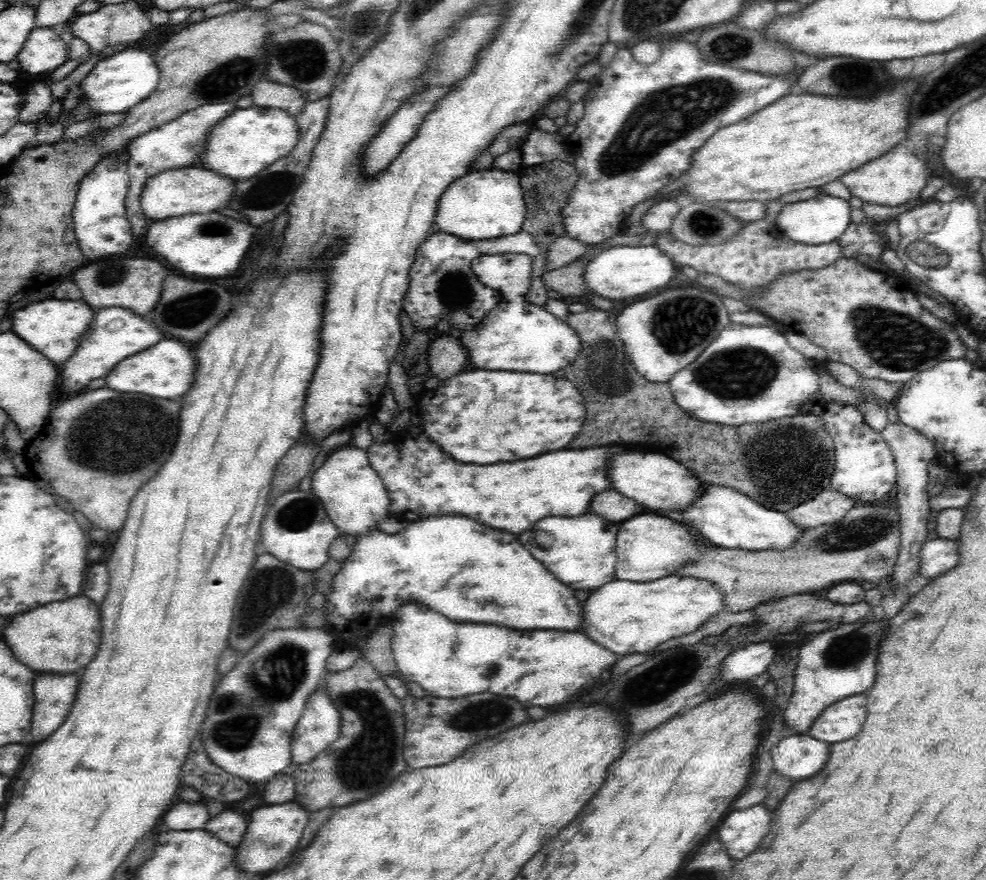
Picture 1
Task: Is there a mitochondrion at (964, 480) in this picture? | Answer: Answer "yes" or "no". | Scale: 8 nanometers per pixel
no

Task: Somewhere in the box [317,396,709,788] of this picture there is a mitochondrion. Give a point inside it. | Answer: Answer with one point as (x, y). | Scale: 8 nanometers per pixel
(657, 690)

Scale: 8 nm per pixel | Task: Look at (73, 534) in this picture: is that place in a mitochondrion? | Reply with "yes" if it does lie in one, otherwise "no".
no

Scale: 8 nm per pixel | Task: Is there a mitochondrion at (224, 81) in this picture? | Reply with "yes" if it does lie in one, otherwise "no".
yes

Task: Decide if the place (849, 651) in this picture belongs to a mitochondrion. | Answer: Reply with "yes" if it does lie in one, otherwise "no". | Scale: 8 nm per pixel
yes

